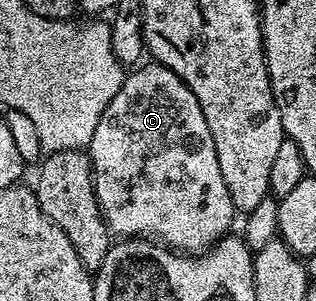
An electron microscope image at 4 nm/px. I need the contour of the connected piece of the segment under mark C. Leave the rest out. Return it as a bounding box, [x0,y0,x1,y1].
[86,61,234,253]

